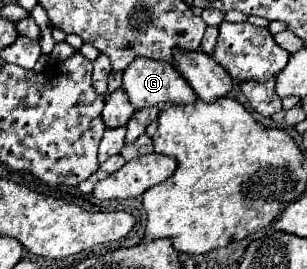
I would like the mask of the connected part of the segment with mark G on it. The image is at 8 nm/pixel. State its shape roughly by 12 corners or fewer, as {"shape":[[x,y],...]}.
{"shape":[[136,59],[122,71],[132,107],[192,103],[172,63]]}

